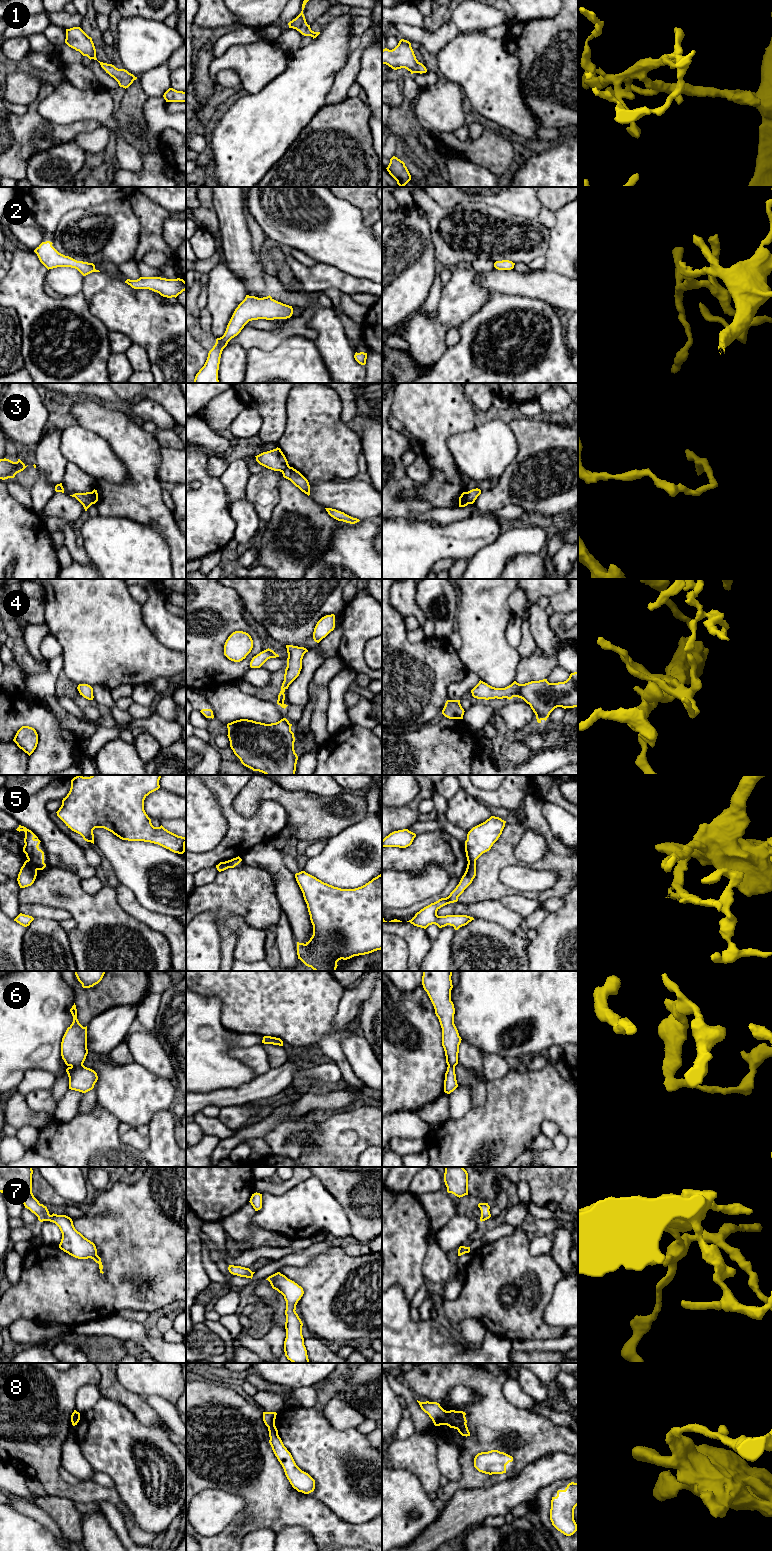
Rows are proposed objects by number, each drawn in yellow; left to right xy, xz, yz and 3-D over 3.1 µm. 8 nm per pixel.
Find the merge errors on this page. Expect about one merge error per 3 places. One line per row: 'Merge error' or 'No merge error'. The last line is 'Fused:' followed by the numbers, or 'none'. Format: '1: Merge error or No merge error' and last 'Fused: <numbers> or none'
1: No merge error
2: No merge error
3: Merge error
4: No merge error
5: Merge error
6: Merge error
7: No merge error
8: Merge error
Fused: 3, 5, 6, 8

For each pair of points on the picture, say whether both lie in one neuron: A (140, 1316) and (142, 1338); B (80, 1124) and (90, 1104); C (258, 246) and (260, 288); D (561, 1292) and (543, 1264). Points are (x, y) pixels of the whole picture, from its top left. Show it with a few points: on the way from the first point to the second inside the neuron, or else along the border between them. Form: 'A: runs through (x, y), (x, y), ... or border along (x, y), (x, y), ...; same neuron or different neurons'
A: border along (117, 1315), (142, 1322); different neurons
B: border along (97, 1103), (89, 1112), (78, 1113); different neurons
C: border along (250, 235), (252, 250), (260, 259); different neurons
D: border along (559, 1282), (556, 1284), (547, 1306); different neurons

